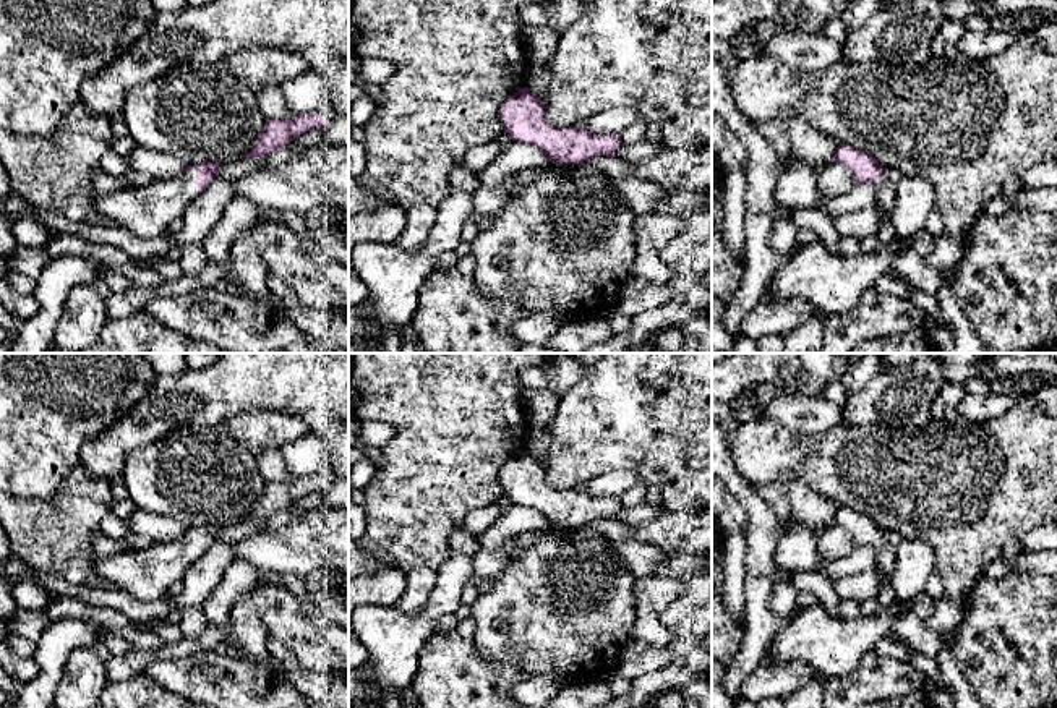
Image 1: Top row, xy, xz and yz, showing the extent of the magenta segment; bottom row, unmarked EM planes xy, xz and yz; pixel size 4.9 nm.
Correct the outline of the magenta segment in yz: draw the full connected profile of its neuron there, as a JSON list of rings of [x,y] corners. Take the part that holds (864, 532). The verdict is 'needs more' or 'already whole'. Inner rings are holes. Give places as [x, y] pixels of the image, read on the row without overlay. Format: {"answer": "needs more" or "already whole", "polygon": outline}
{"answer": "needs more", "polygon": [[[840,505],[832,525],[845,528],[858,546],[875,549],[875,572],[890,577],[895,562],[895,548],[887,540],[887,531],[869,515]]]}

